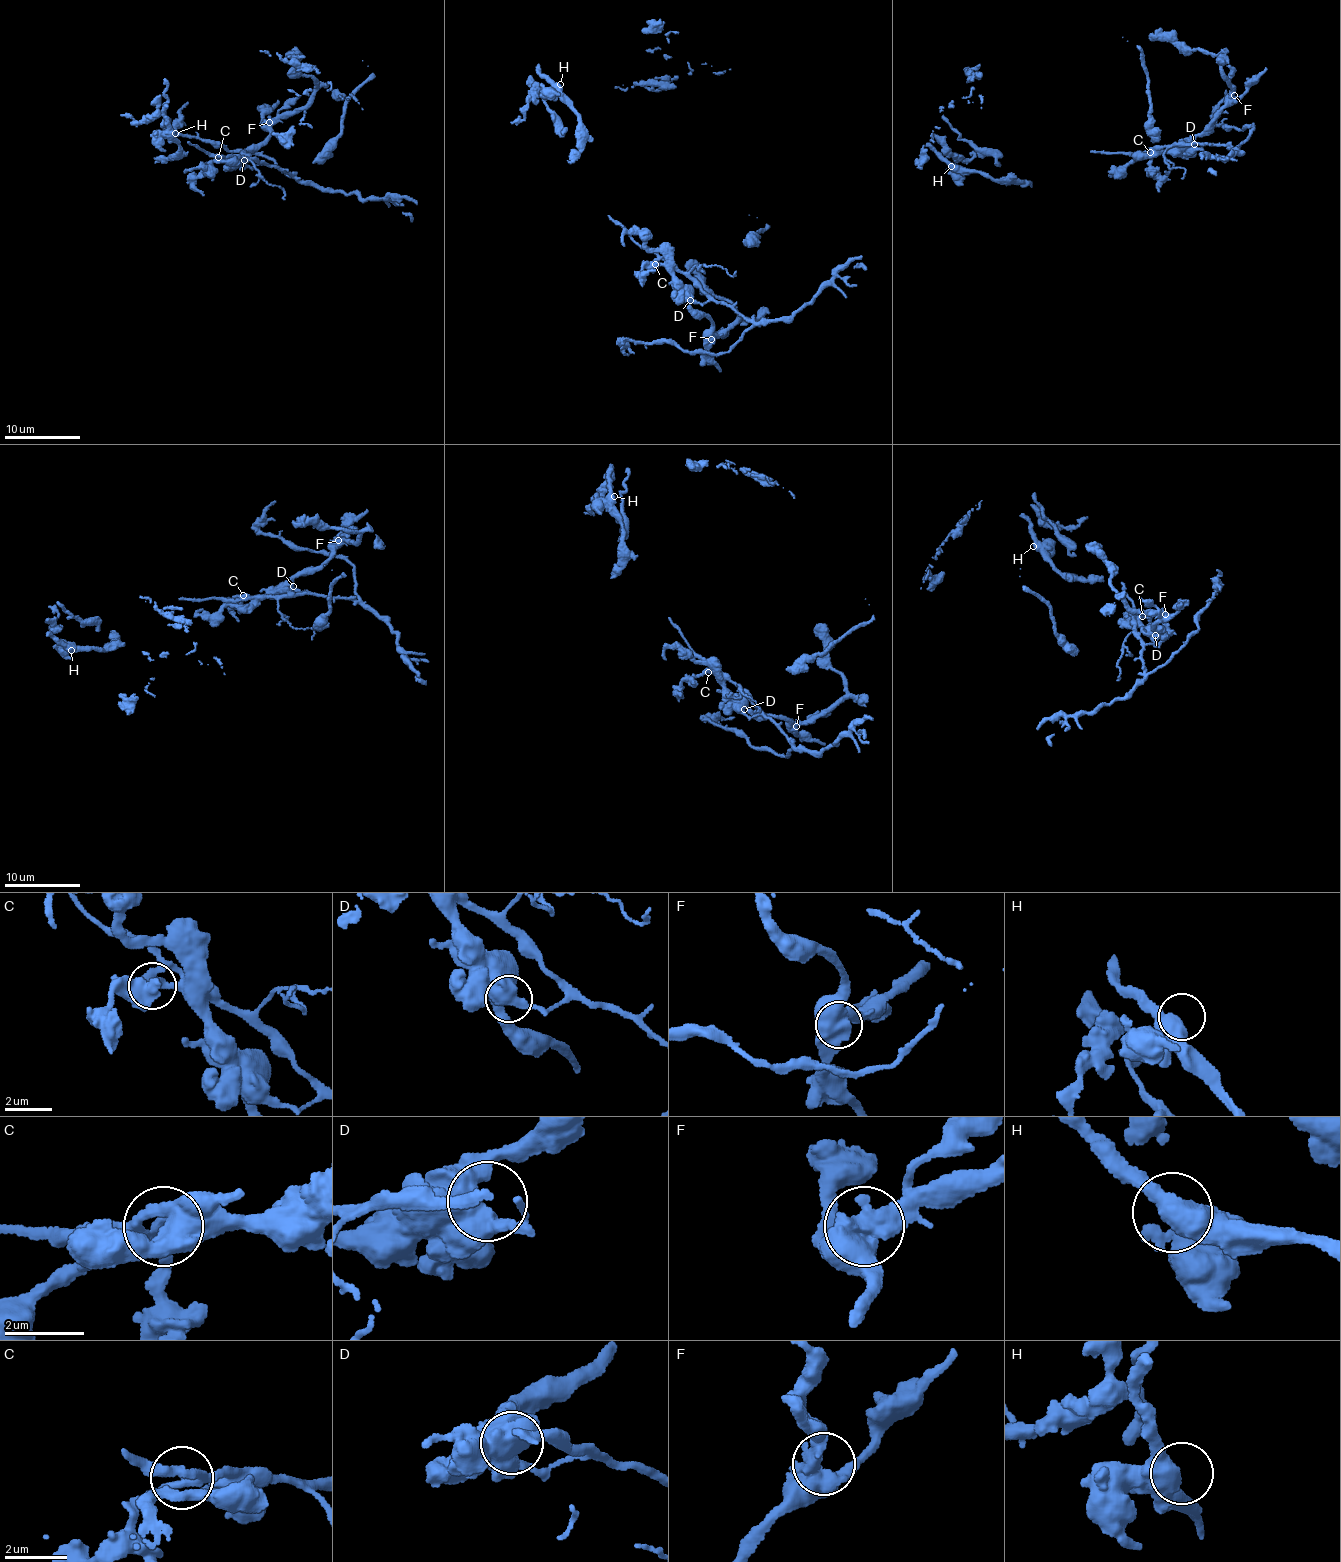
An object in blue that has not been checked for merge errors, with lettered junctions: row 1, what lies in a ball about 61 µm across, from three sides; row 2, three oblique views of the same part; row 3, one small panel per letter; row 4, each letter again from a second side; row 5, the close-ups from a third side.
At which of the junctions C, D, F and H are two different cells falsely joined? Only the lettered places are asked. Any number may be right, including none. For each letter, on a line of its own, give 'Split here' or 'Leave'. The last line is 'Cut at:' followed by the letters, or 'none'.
C: Leave
D: Leave
F: Leave
H: Leave
Cut at: none

